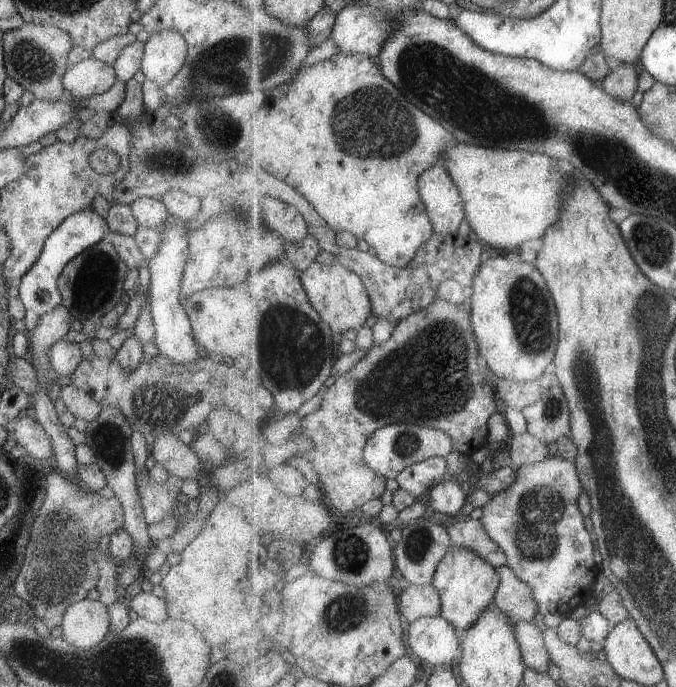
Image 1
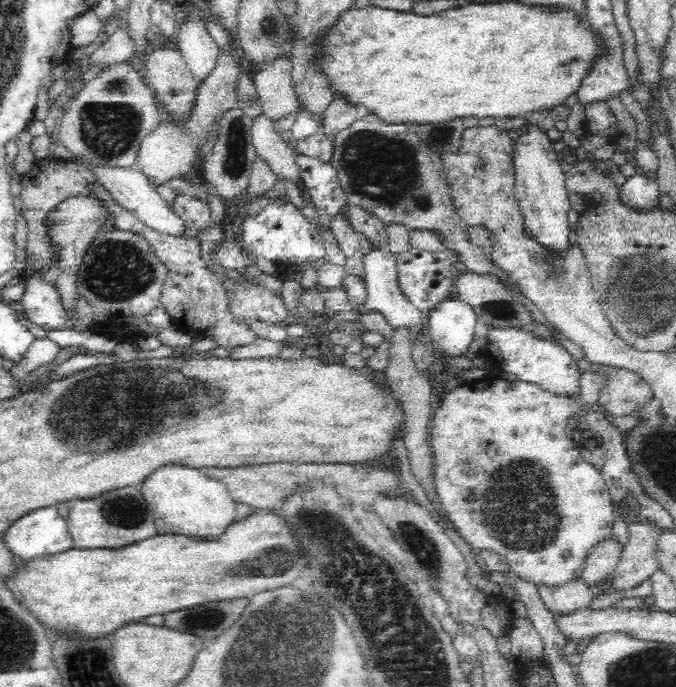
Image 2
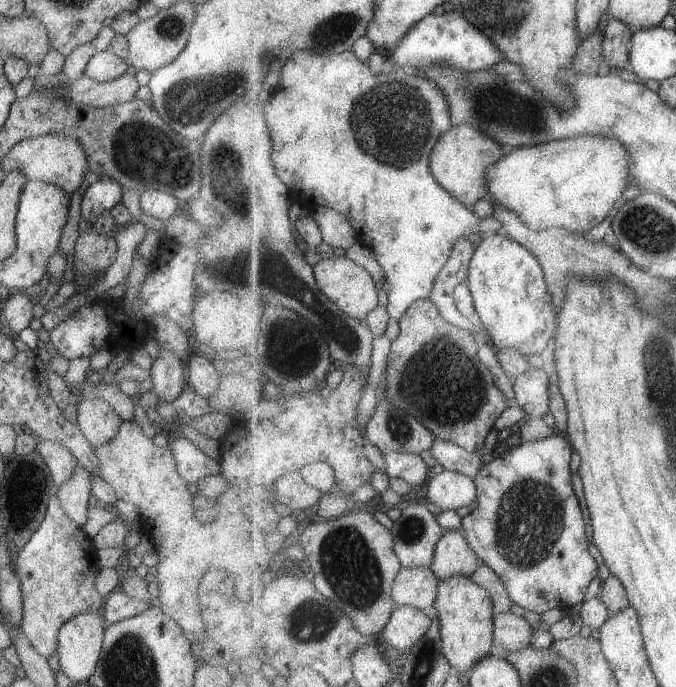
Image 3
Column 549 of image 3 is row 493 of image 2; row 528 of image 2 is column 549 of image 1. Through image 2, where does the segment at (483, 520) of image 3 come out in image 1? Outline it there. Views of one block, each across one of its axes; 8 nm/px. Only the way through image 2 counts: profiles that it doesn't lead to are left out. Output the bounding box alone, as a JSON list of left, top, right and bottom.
[480,454,600,615]

